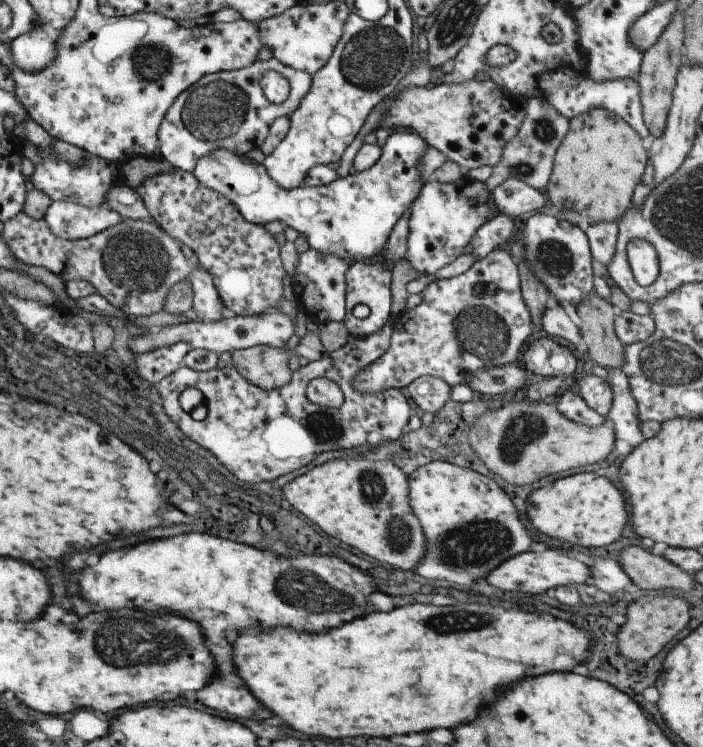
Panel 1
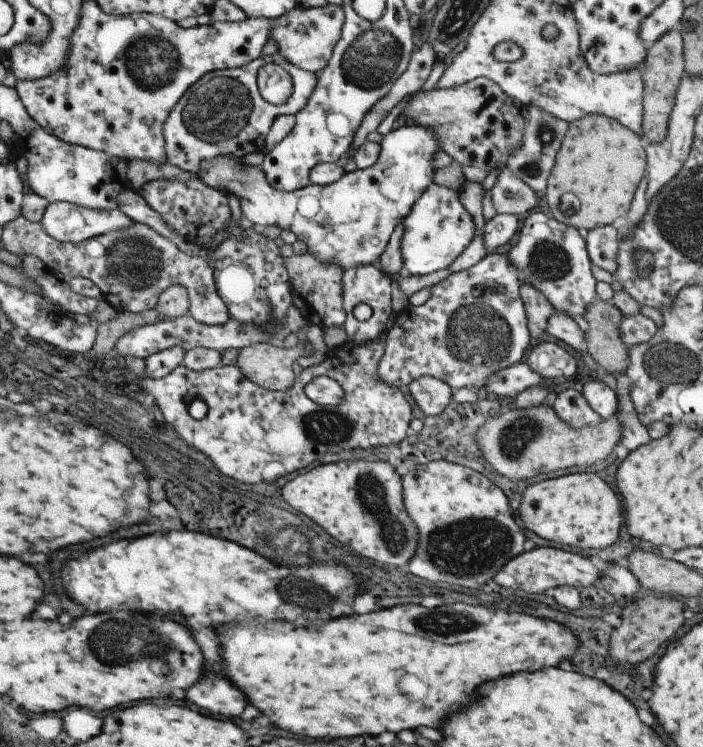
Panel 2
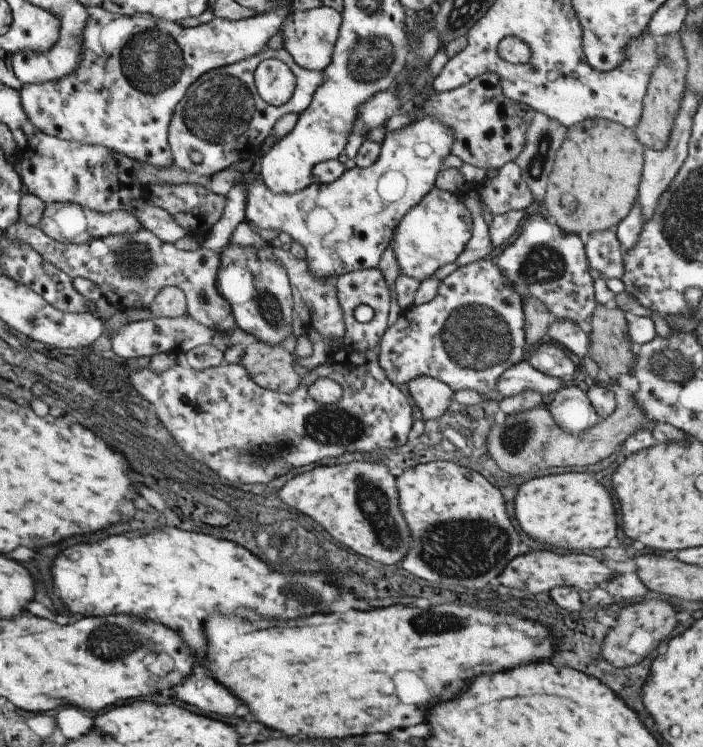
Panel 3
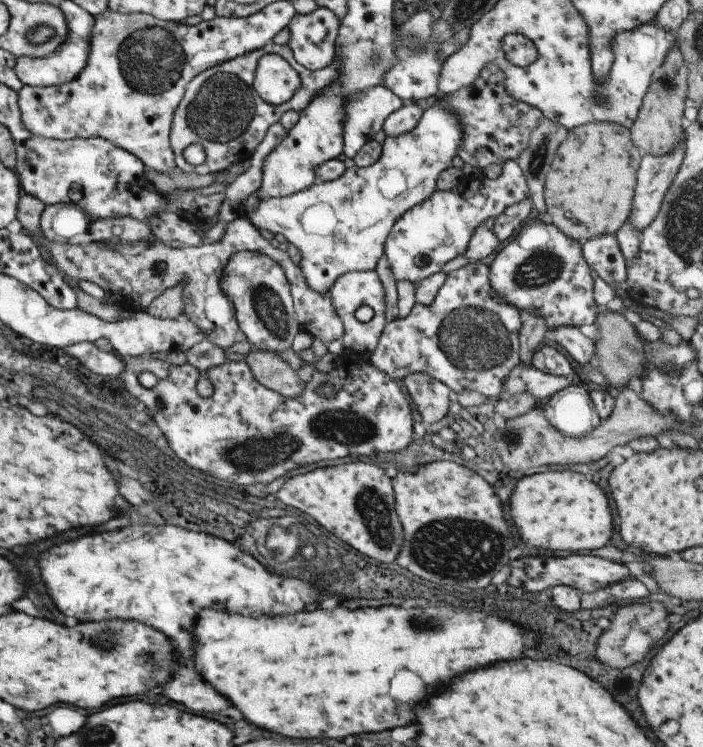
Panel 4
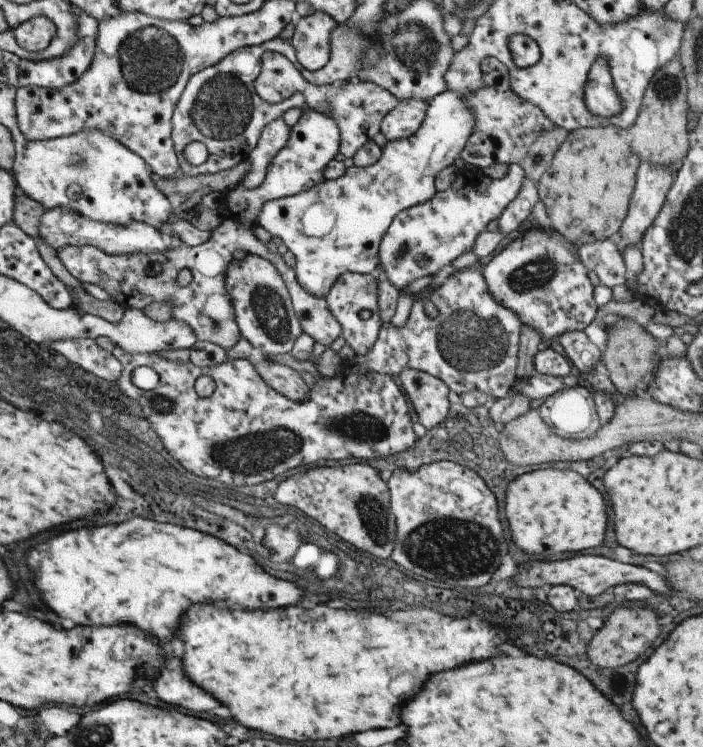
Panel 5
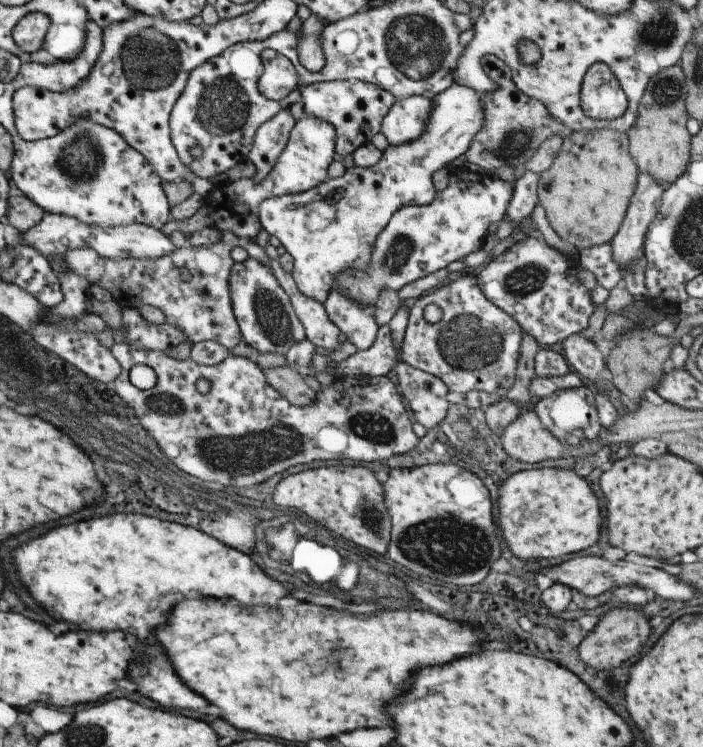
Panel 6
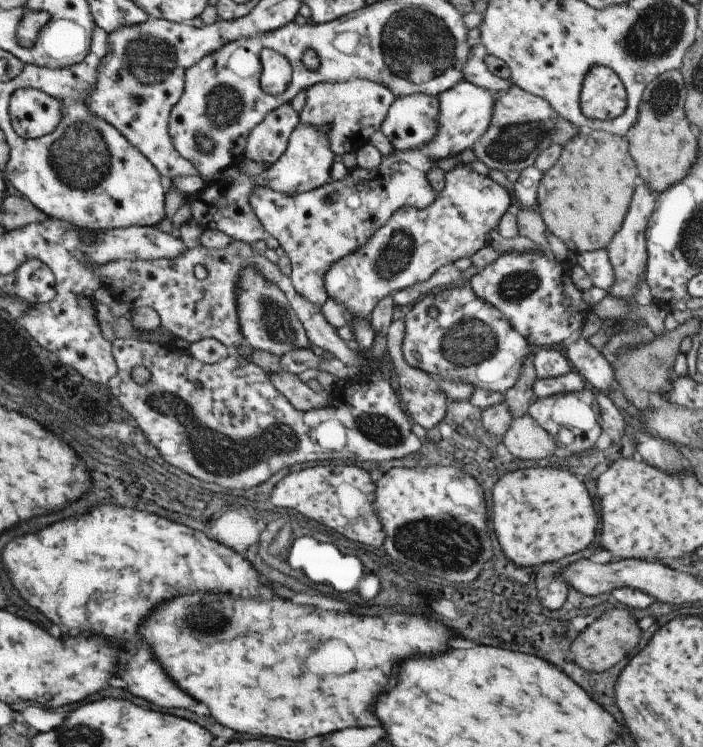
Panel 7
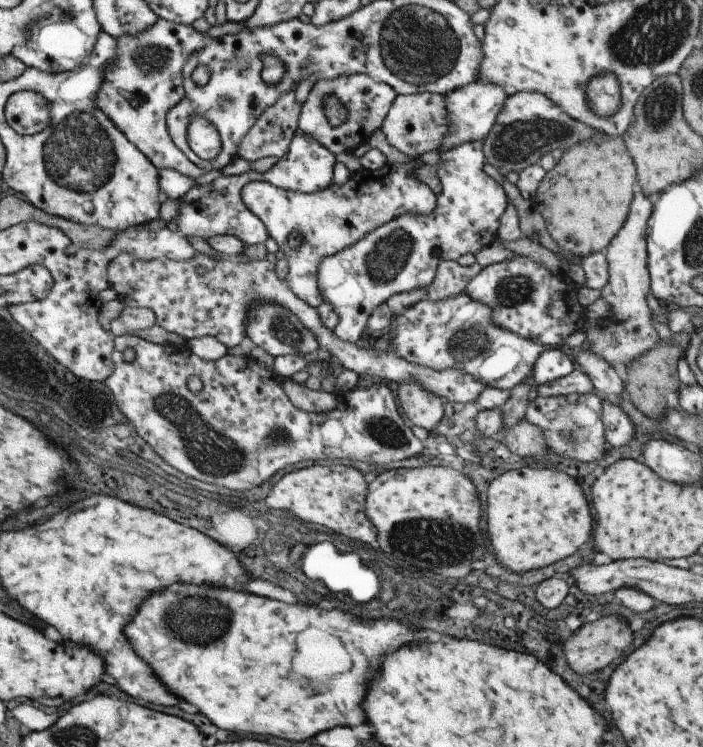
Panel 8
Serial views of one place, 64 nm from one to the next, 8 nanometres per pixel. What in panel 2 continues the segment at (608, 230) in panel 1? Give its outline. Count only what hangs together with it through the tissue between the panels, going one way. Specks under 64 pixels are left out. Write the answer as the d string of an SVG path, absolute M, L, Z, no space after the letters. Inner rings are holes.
M613 226L595 228L583 232L587 244L587 256L593 266L615 276L617 272L617 252L619 252L619 234Z

